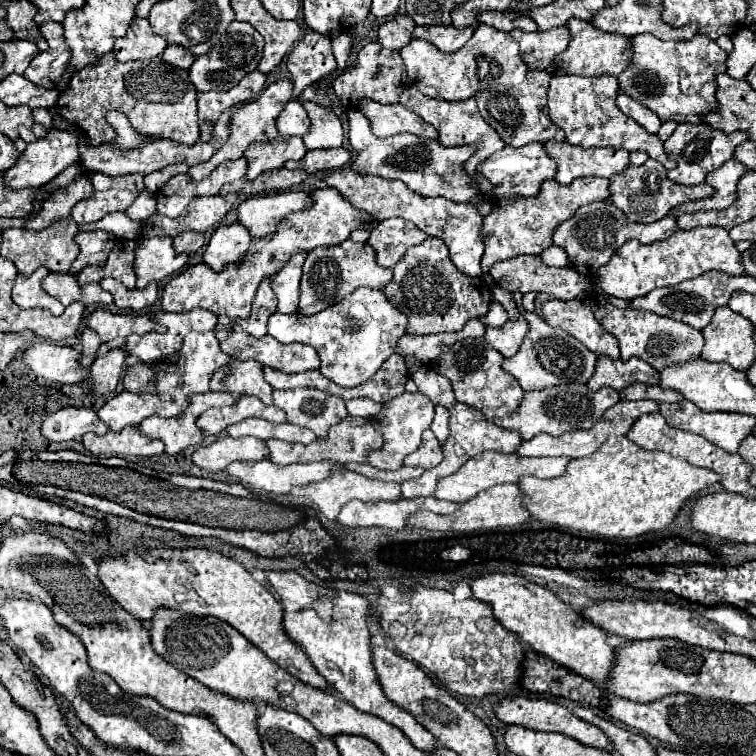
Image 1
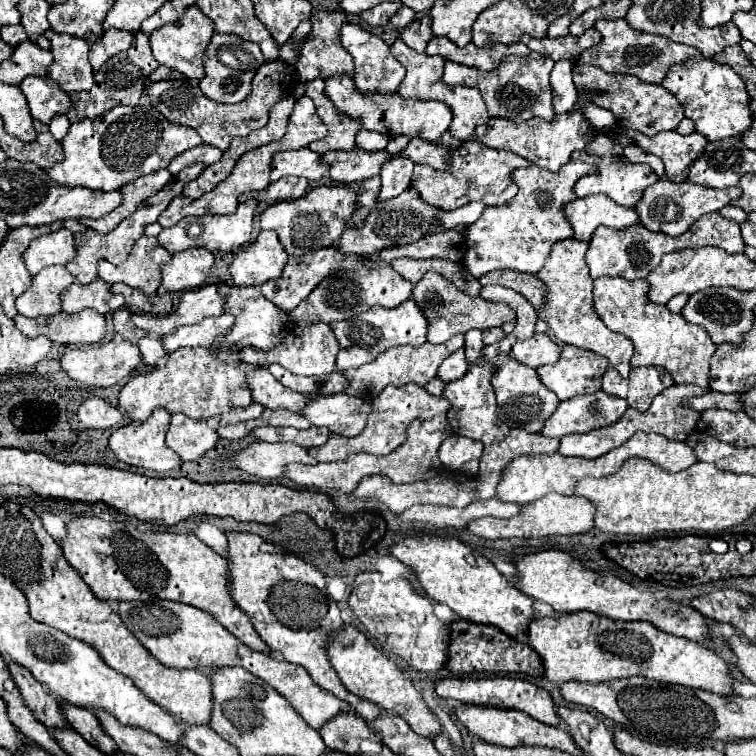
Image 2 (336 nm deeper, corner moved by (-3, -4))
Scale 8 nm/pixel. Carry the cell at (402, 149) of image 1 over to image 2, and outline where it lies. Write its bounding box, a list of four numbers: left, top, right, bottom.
[411,141,527,209]

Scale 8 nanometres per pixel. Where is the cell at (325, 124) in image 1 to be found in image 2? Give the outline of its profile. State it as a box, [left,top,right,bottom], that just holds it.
[307,79,361,153]

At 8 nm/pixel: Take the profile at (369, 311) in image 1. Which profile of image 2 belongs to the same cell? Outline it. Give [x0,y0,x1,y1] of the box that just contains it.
[329,299,427,371]

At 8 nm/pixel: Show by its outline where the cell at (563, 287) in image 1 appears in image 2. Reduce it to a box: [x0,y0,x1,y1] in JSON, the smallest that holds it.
[479,269,547,311]

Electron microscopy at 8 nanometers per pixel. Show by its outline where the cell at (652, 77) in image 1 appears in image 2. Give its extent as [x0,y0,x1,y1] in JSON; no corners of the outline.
[661,55,751,141]

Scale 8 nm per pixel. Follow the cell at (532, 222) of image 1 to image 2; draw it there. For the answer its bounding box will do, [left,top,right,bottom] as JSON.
[563,193,639,241]

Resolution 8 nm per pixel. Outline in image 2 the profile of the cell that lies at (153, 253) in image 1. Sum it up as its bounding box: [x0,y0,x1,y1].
[157,247,213,295]

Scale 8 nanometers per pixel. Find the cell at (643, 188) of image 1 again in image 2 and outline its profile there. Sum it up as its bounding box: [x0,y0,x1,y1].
[635,179,741,237]

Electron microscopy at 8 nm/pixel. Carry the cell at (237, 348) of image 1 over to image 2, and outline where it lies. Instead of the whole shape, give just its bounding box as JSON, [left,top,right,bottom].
[239,323,339,375]

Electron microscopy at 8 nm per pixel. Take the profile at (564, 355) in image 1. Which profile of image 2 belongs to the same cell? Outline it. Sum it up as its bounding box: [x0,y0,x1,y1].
[537,345,607,401]

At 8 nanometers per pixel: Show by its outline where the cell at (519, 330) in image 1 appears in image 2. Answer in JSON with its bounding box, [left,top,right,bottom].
[511,333,561,369]

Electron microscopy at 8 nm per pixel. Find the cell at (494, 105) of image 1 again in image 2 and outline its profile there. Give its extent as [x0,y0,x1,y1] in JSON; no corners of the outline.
[475,113,595,171]

